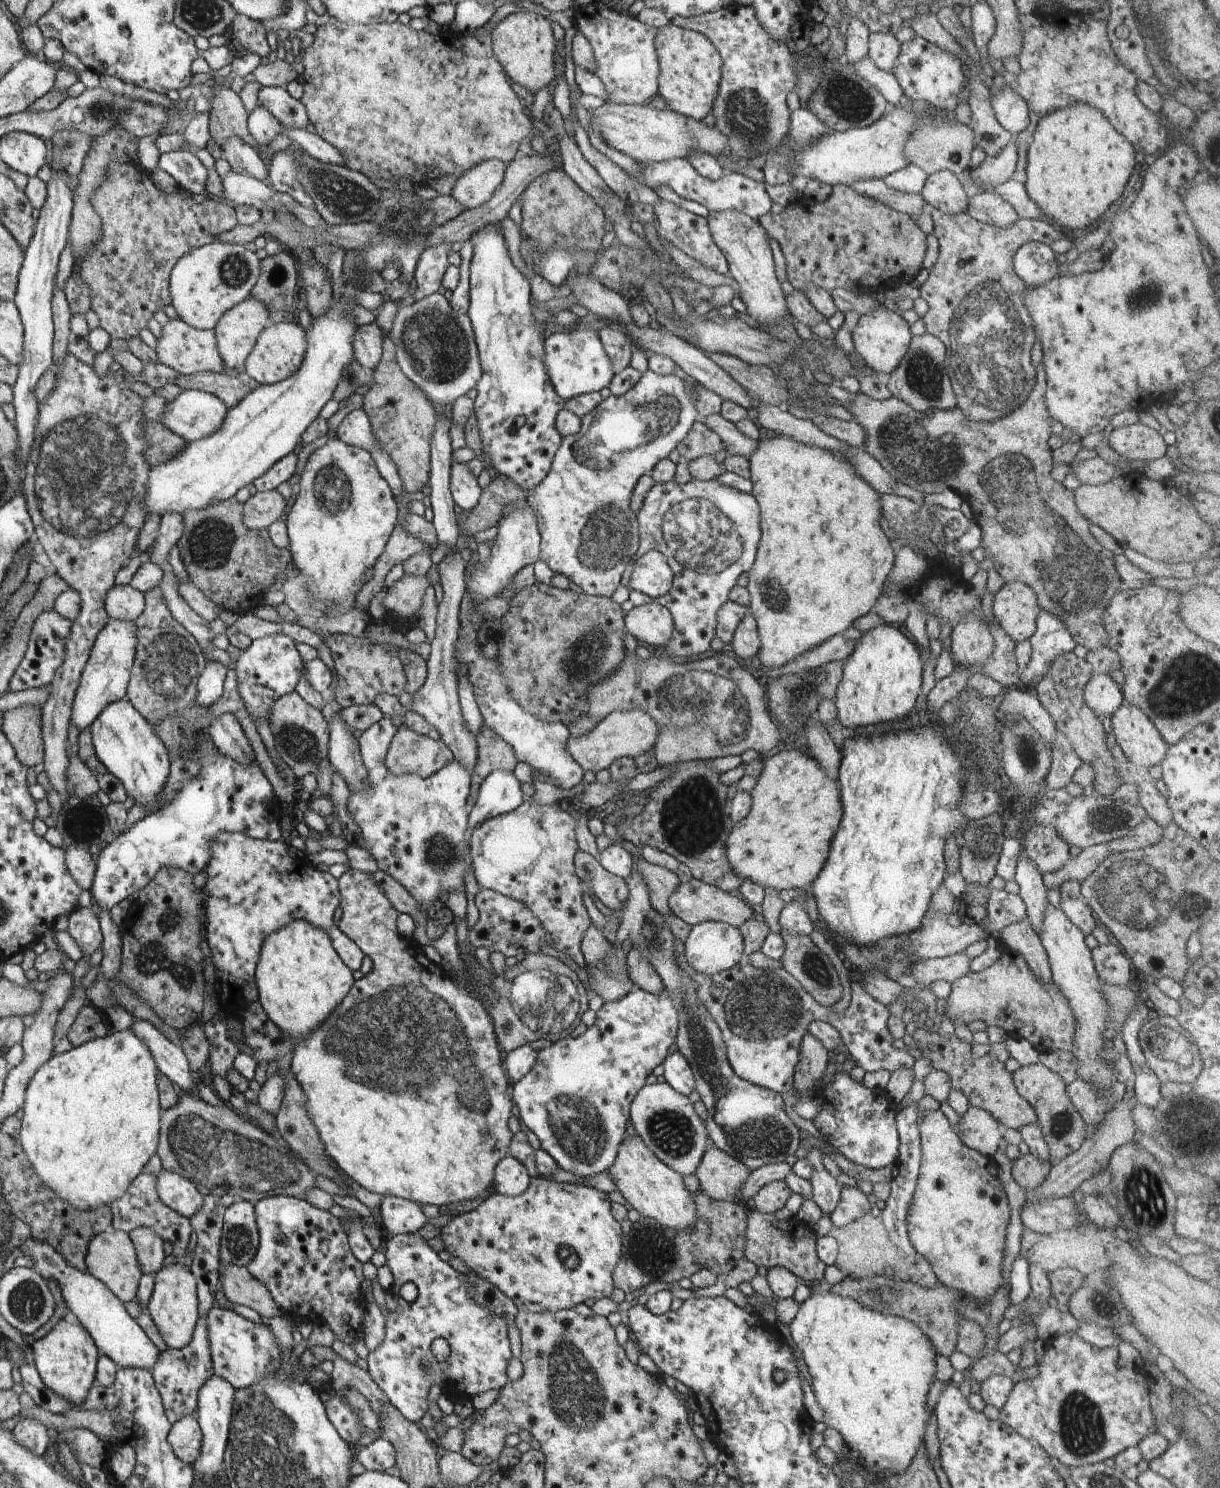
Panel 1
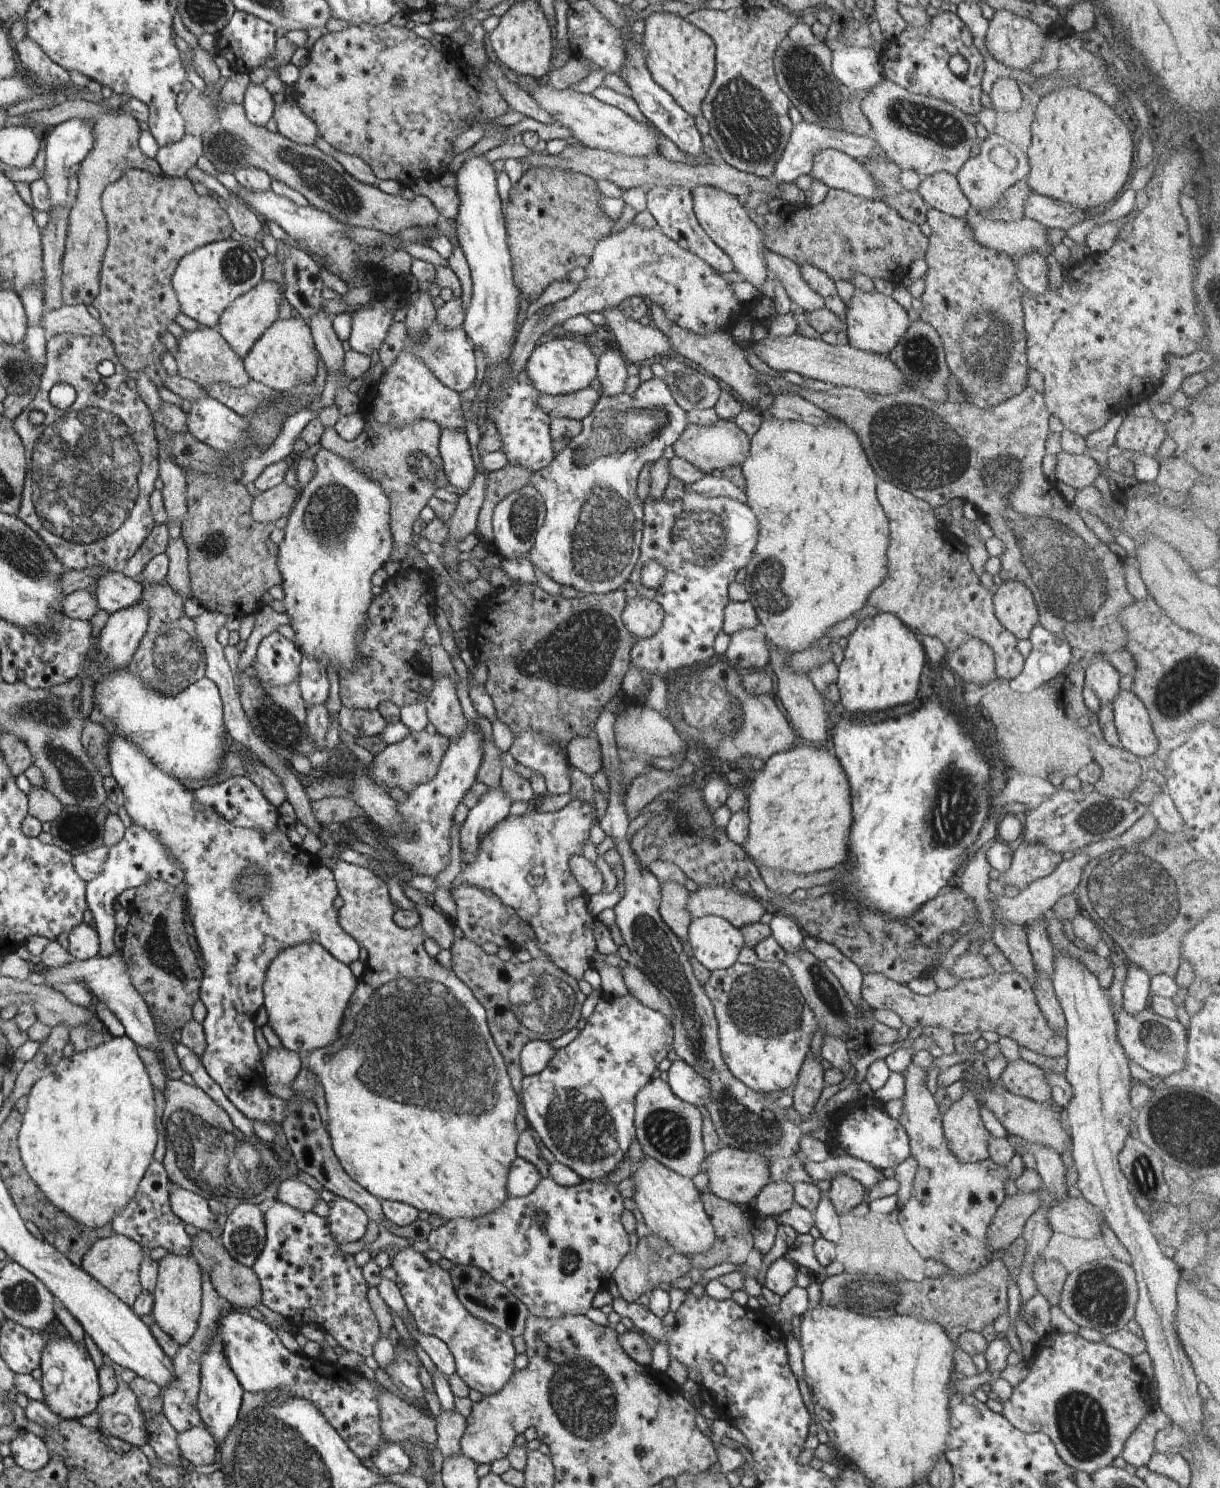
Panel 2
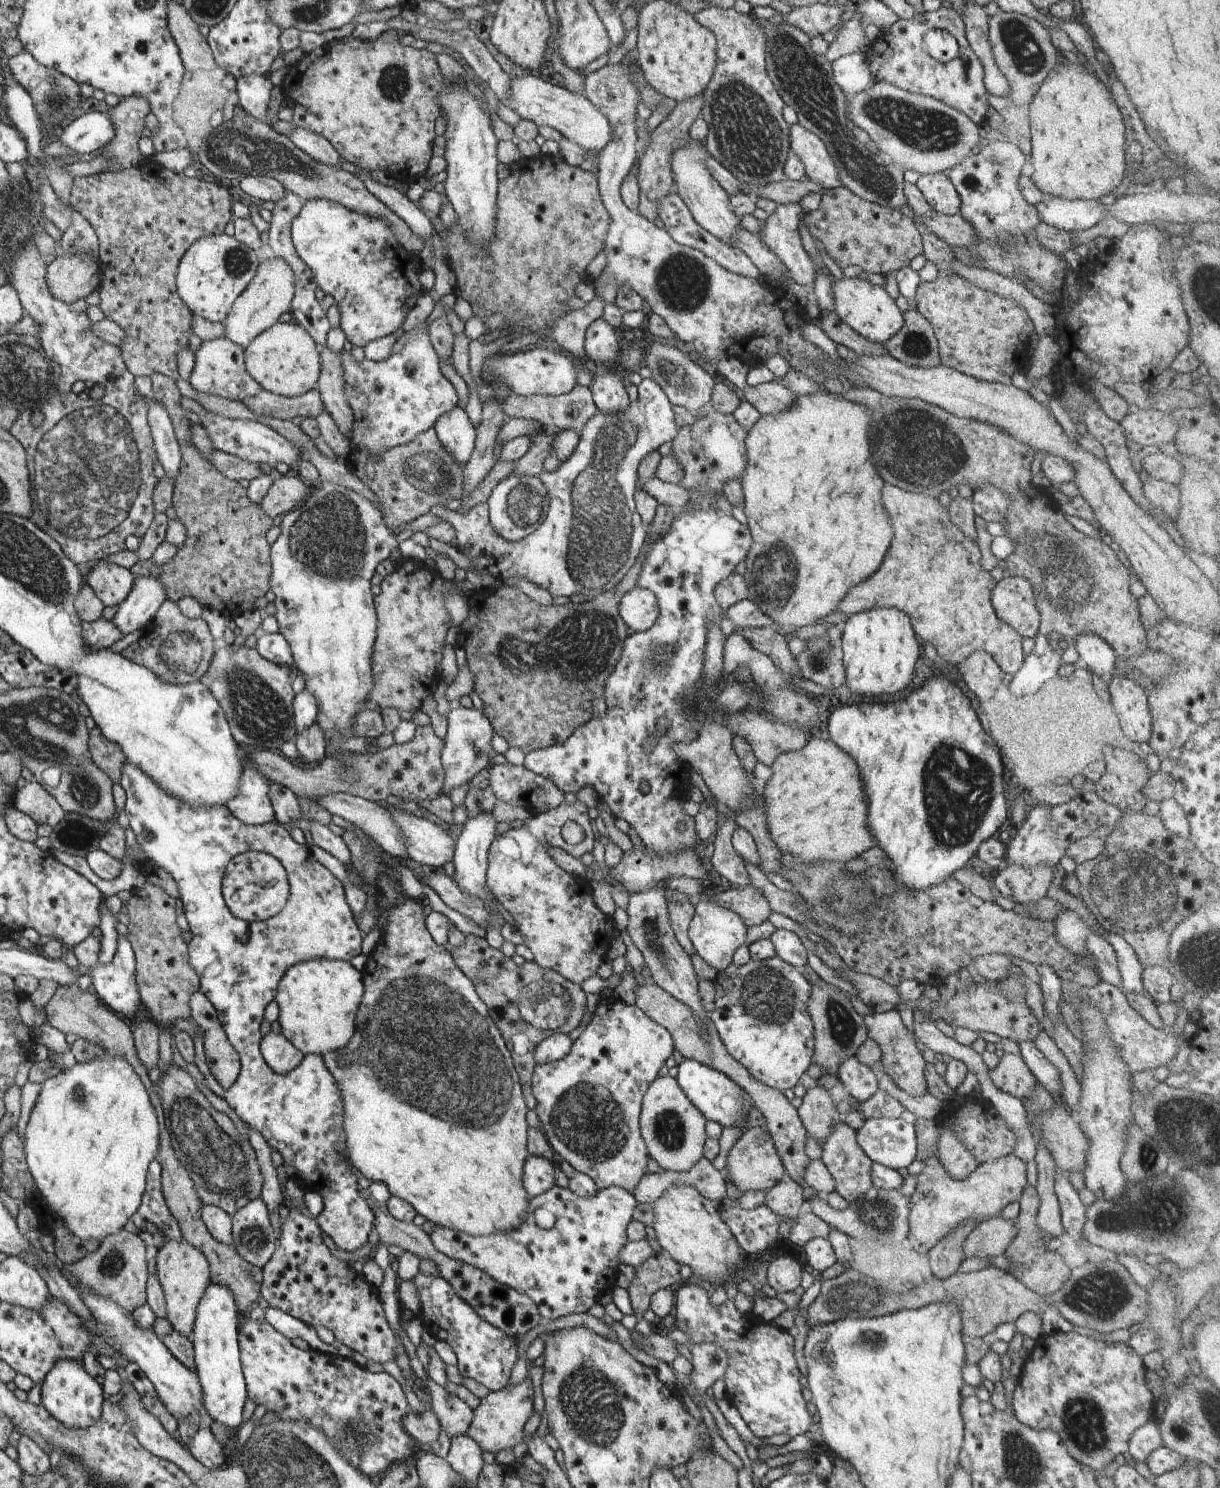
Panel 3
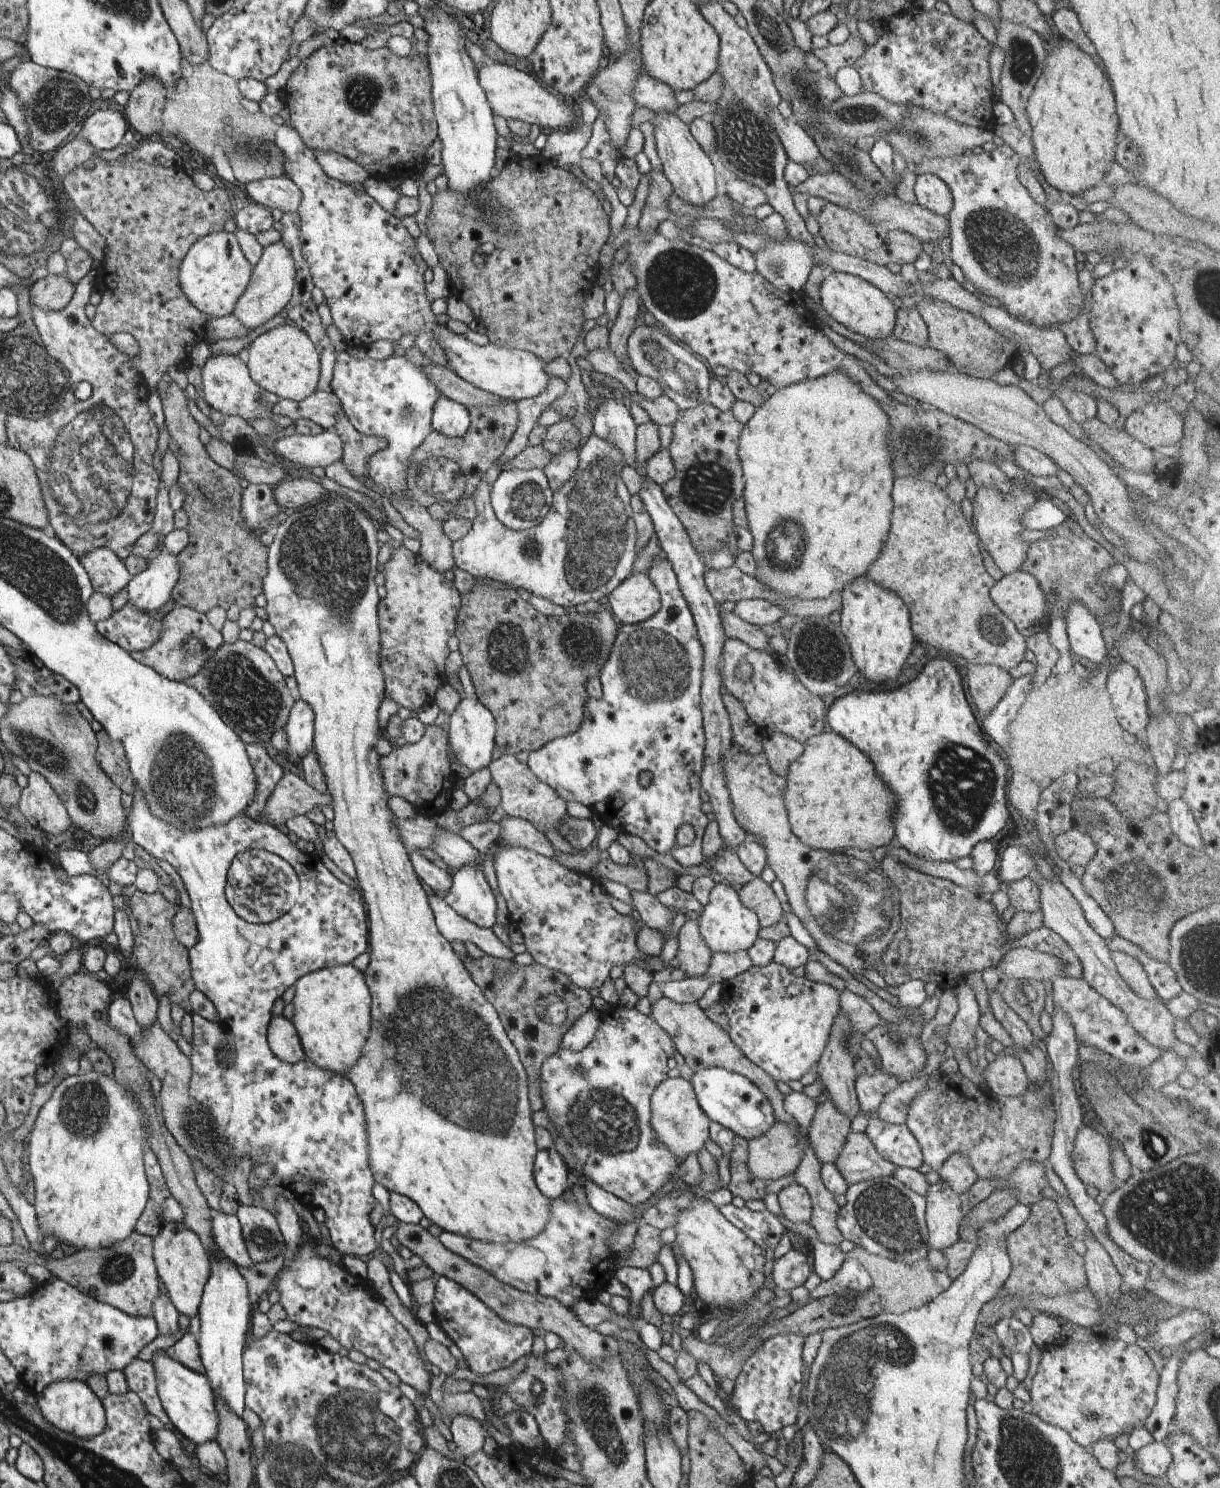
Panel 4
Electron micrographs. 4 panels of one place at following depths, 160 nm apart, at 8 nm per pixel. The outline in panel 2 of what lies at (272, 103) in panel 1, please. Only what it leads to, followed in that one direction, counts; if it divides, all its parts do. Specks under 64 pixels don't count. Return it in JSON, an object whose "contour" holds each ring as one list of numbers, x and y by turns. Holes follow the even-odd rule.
{"contour":[[290,100,276,103,273,115,278,126,278,133,291,142,303,146,316,145,319,132,314,122]]}

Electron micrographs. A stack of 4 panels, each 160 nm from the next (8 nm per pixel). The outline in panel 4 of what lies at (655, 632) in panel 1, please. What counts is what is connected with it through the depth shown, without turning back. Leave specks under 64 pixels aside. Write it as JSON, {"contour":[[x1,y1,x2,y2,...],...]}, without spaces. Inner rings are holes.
{"contour":[[647,572,631,574,605,600,611,613,624,625,636,625,649,620,661,608,660,594]]}

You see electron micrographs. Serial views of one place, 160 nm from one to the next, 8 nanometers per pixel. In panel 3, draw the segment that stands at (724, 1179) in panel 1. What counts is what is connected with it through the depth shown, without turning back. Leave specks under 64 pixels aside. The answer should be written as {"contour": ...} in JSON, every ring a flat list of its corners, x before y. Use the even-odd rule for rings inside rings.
{"contour":[[766,1126,750,1128,743,1134,728,1152,723,1173,740,1192,768,1191,786,1177,782,1160,778,1156,772,1136]]}

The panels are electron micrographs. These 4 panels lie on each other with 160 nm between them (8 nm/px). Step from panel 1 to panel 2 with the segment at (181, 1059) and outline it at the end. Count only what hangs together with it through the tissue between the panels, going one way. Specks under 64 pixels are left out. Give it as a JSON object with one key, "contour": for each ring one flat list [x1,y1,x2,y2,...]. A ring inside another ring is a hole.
{"contour":[[115,952,110,957,95,957,86,961,74,959,72,964,60,966,60,969,54,968,54,970,44,969,36,960,29,963,32,973,40,972,46,979,47,985,68,984,70,982,84,984,95,1000,102,1000,106,1003,108,1010,115,1014,116,1018,124,1025,125,1035,132,1039,137,1047,142,1046,142,1048,148,1048,148,1050,154,1050,154,1052,161,1054,162,1046,160,1046,154,1019,146,1002,130,982,128,968,126,968,126,962,120,952]]}

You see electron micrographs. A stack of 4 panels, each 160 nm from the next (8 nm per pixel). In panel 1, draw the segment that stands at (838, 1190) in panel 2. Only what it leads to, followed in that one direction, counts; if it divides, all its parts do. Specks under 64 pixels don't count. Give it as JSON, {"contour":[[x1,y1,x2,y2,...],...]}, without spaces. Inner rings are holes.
{"contour":[[841,1187,840,1202,830,1214,831,1222,836,1227,843,1227,865,1216,871,1210,866,1194,859,1188]]}

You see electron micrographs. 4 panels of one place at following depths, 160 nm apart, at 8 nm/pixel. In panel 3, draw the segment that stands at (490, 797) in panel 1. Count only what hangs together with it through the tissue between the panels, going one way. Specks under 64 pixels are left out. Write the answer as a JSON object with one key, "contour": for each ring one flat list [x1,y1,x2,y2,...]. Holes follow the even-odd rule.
{"contour":[[492,812,469,818,456,838,453,879,460,890,482,897,486,890,488,852,496,836,498,822]]}

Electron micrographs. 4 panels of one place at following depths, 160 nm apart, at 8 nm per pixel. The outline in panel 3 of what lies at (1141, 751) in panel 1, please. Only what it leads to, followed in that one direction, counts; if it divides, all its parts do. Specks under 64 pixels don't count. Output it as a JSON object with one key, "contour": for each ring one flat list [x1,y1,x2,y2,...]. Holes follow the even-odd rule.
{"contour":[[1116,675,1109,681,1109,694,1123,734,1148,744,1153,726,1146,689,1133,679]]}

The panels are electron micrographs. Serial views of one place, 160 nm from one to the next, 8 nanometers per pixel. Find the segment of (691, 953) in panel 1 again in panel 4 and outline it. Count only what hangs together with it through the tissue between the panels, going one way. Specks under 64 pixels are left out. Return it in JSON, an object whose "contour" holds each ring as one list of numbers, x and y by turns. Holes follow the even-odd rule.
{"contour":[[721,880,717,881,717,886,712,888,708,904,704,906,698,924,699,934,708,944,706,948,710,948,710,952,714,954,716,952,732,954,738,950,748,951,758,939,758,930,761,928,756,912,748,910,740,902,740,896,738,896,735,888]]}

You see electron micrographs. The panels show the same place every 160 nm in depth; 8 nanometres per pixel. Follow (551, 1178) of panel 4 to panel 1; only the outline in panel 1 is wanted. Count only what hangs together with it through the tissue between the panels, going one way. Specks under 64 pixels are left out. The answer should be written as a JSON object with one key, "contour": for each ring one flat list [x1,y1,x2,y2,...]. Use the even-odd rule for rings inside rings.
{"contour":[[510,1155,498,1160,494,1168,493,1188,496,1193,508,1196,523,1194,528,1189,530,1180,526,1166]]}

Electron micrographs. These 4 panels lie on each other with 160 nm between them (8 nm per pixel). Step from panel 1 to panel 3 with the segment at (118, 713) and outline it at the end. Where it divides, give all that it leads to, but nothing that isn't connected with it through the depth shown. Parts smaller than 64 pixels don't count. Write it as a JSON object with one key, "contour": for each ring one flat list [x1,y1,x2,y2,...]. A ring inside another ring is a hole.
{"contour":[[126,762,122,766,121,781,119,782,126,793,125,807,130,828,136,835,139,846,144,850,148,860,152,860,156,867,164,868,170,872,176,881,180,892,181,904,184,906,184,914,189,923,191,932,191,965,199,974,200,986,208,1000,214,1005,218,1022,228,1036,228,1042,240,1056,240,1072,236,1082,230,1088,222,1088,218,1080,212,1076,208,1068,205,1044,202,1036,194,1037,196,1058,194,1064,204,1076,204,1086,212,1090,216,1096,224,1098,230,1108,238,1114,241,1120,250,1128,258,1130,266,1142,274,1150,280,1152,283,1162,292,1168,292,1180,305,1189,316,1190,322,1197,323,1210,317,1218,317,1222,324,1229,324,1234,334,1241,338,1249,346,1252,354,1252,362,1248,368,1242,374,1214,368,1208,366,1199,358,1194,358,1178,350,1170,352,1163,349,1161,346,1136,344,1136,344,1103,340,1096,340,1090,336,1086,336,1079,331,1071,324,1066,322,1055,310,1054,297,1066,295,1072,288,1074,276,1074,268,1063,260,1056,260,1024,264,1016,264,1008,274,1000,276,990,279,990,280,980,284,972,304,960,310,958,328,958,350,962,354,956,360,954,362,948,362,931,358,930,354,916,350,912,350,906,344,896,344,888,338,878,330,874,322,864,314,860,314,856,308,852,306,845,296,844,288,830,276,822,263,825,247,825,240,822,226,806,190,806,184,800,168,794,160,784,152,782,148,774,144,774,136,764],[244,852,266,852,274,856,288,874,290,885,290,896,276,916,262,920,257,924,251,924,242,920,228,908,225,903,222,889,223,876,227,871,230,860]]}

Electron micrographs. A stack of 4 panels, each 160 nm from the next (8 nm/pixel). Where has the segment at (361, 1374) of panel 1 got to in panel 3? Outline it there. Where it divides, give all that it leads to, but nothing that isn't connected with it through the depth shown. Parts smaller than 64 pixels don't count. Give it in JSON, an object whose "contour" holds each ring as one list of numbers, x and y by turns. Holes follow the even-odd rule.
{"contour":[[433,1410,424,1412,409,1412,404,1414,403,1428,412,1436,416,1444,431,1444,437,1440,441,1432,441,1425]]}

